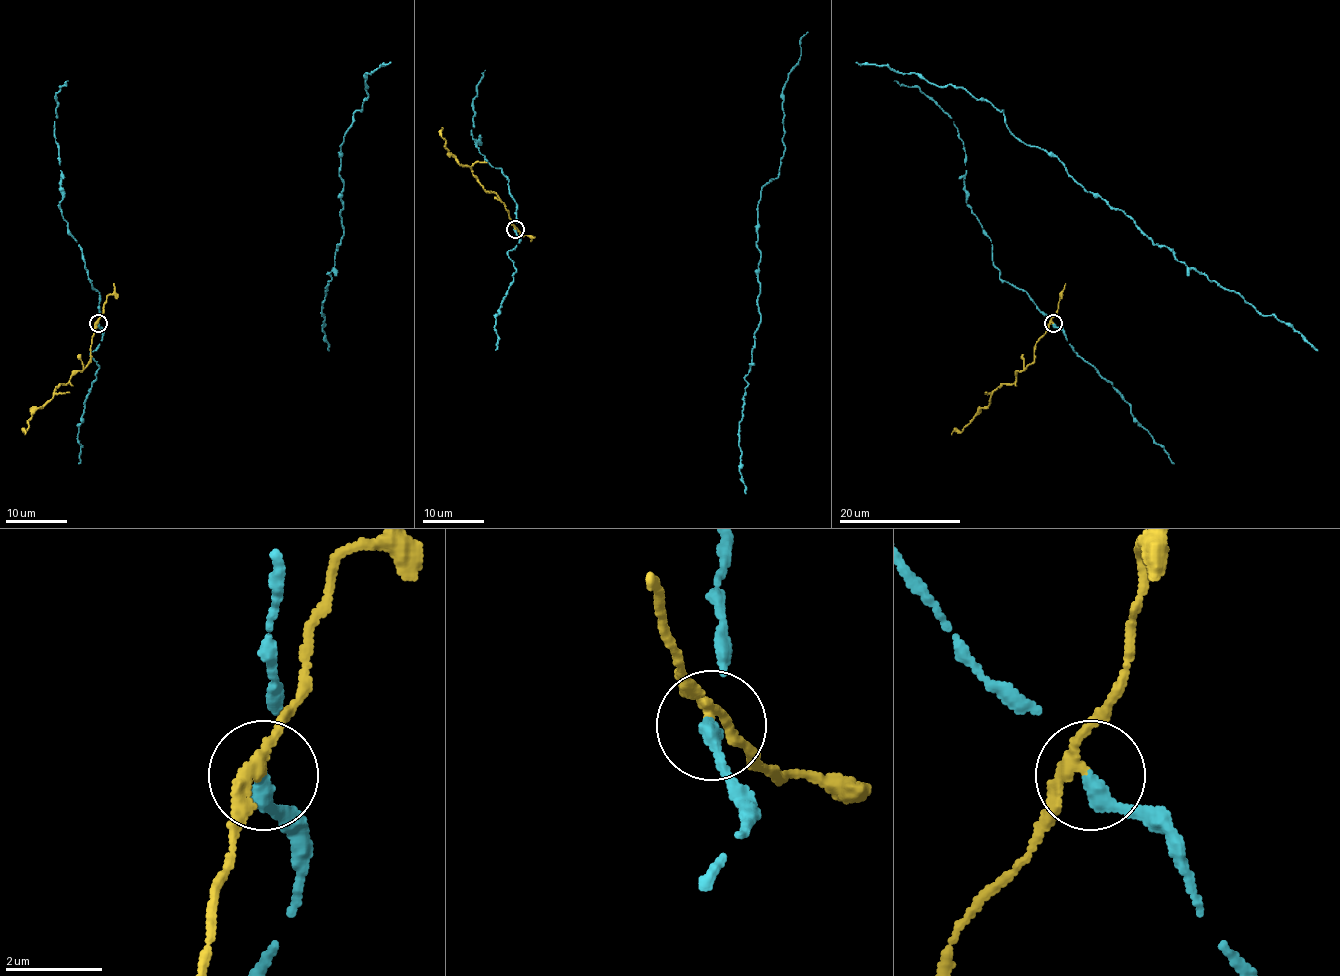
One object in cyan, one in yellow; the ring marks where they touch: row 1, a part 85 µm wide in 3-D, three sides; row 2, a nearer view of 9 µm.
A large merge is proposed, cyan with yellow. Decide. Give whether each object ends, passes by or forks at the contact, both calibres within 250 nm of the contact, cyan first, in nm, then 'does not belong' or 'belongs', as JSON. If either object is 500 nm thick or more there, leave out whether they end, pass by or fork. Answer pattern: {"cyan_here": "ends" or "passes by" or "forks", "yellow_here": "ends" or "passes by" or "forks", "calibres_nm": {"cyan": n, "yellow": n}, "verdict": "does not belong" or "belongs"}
{"cyan_here": "passes by", "yellow_here": "passes by", "calibres_nm": {"cyan": 240, "yellow": 190}, "verdict": "does not belong"}

